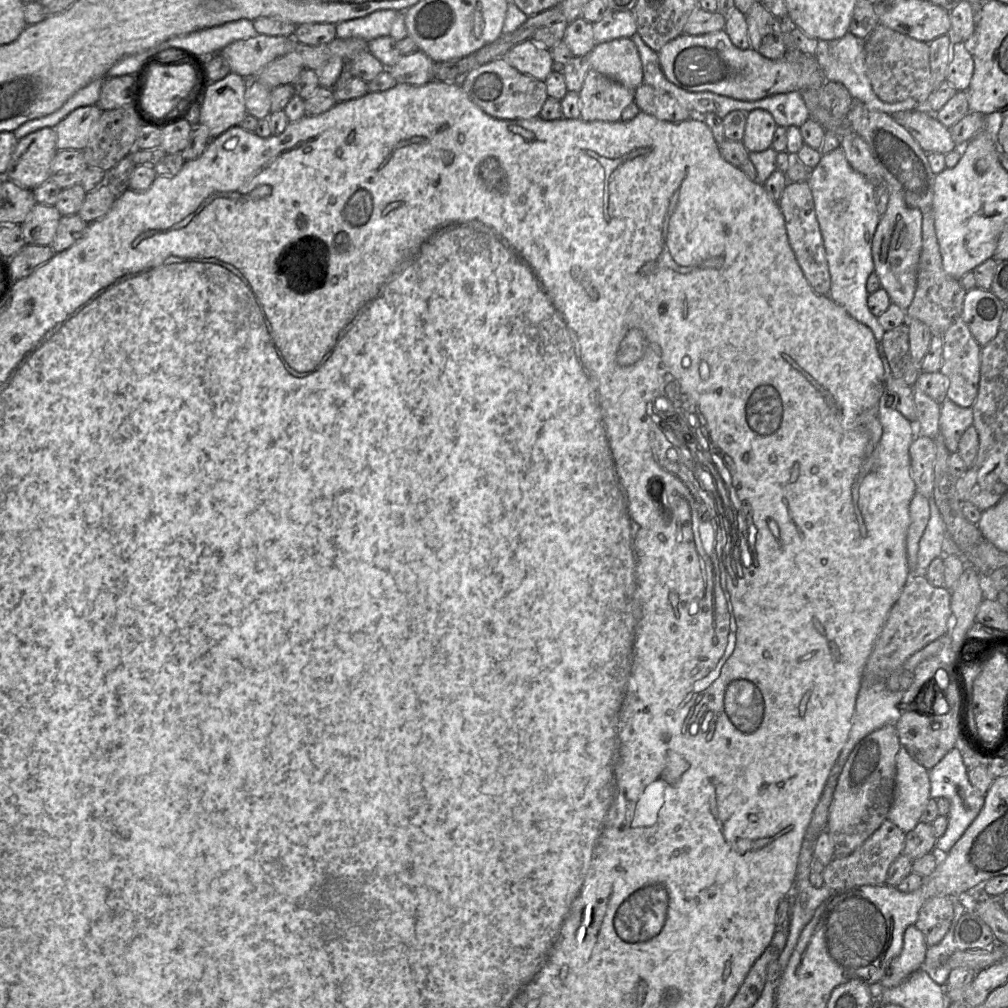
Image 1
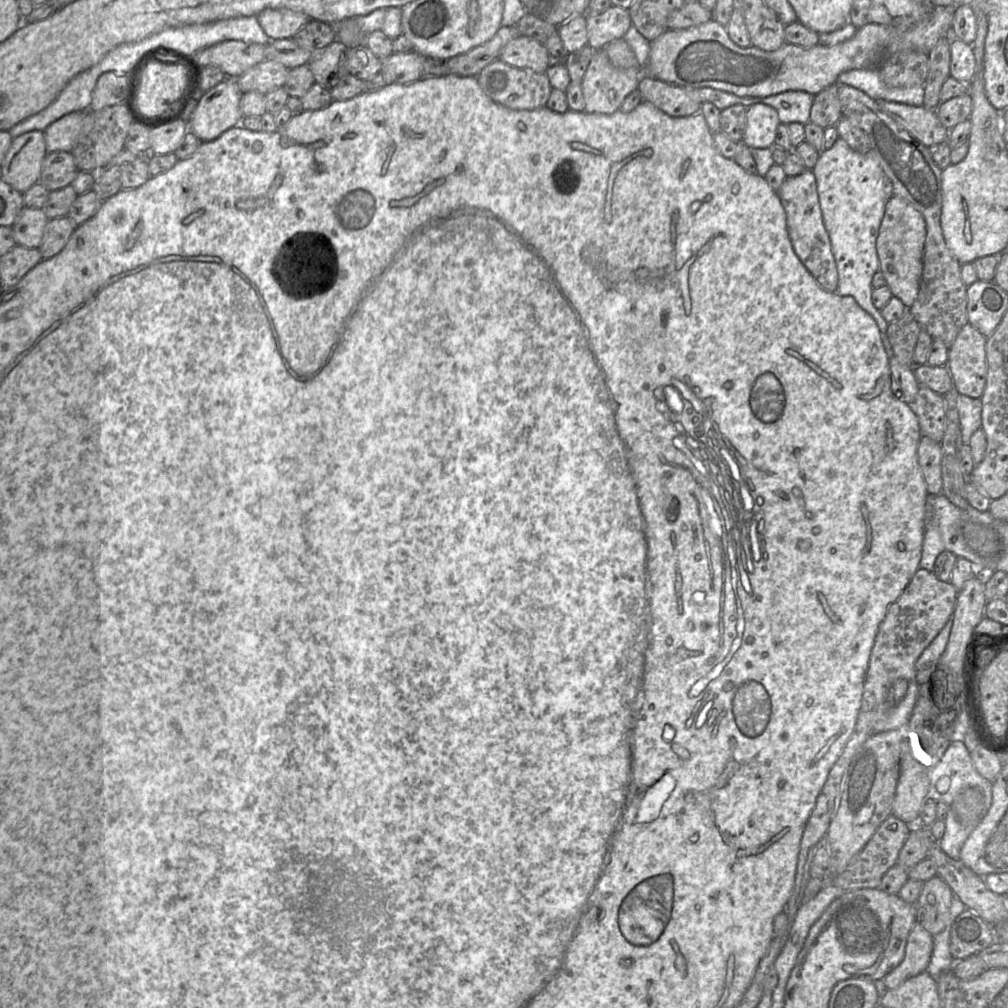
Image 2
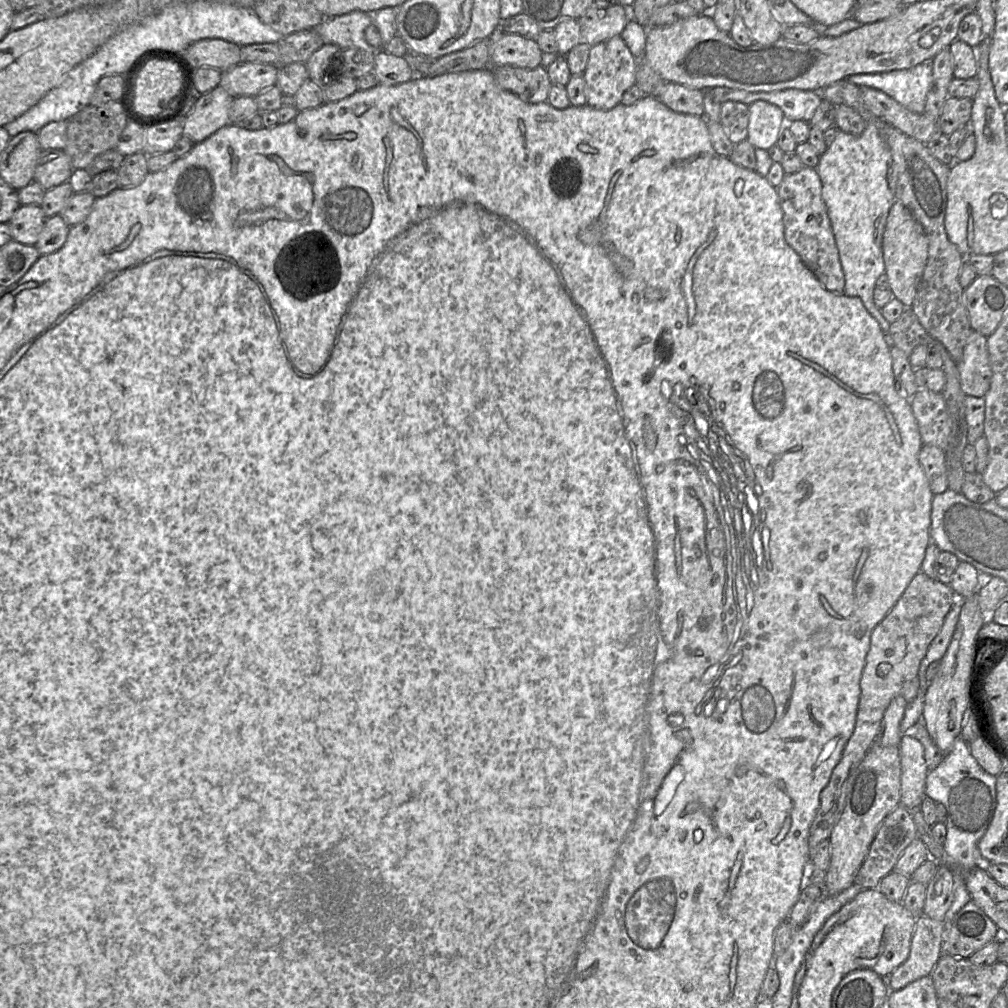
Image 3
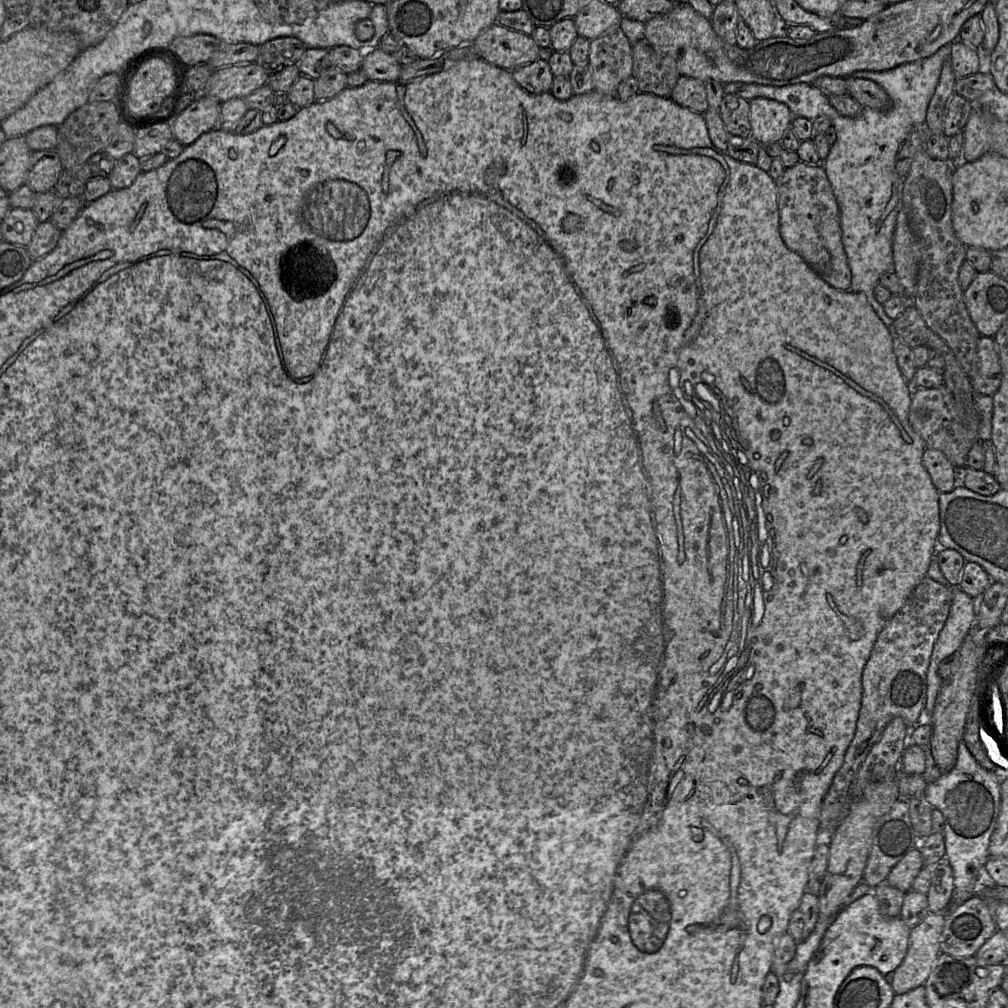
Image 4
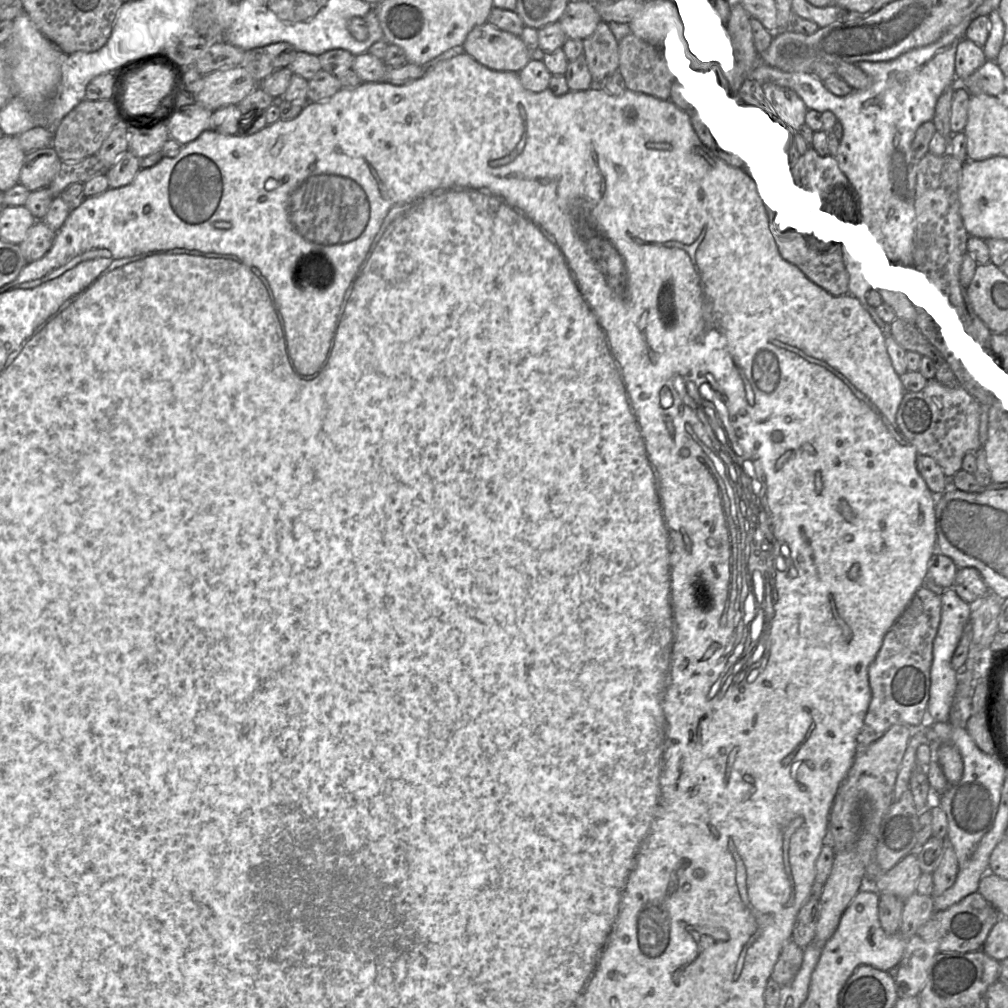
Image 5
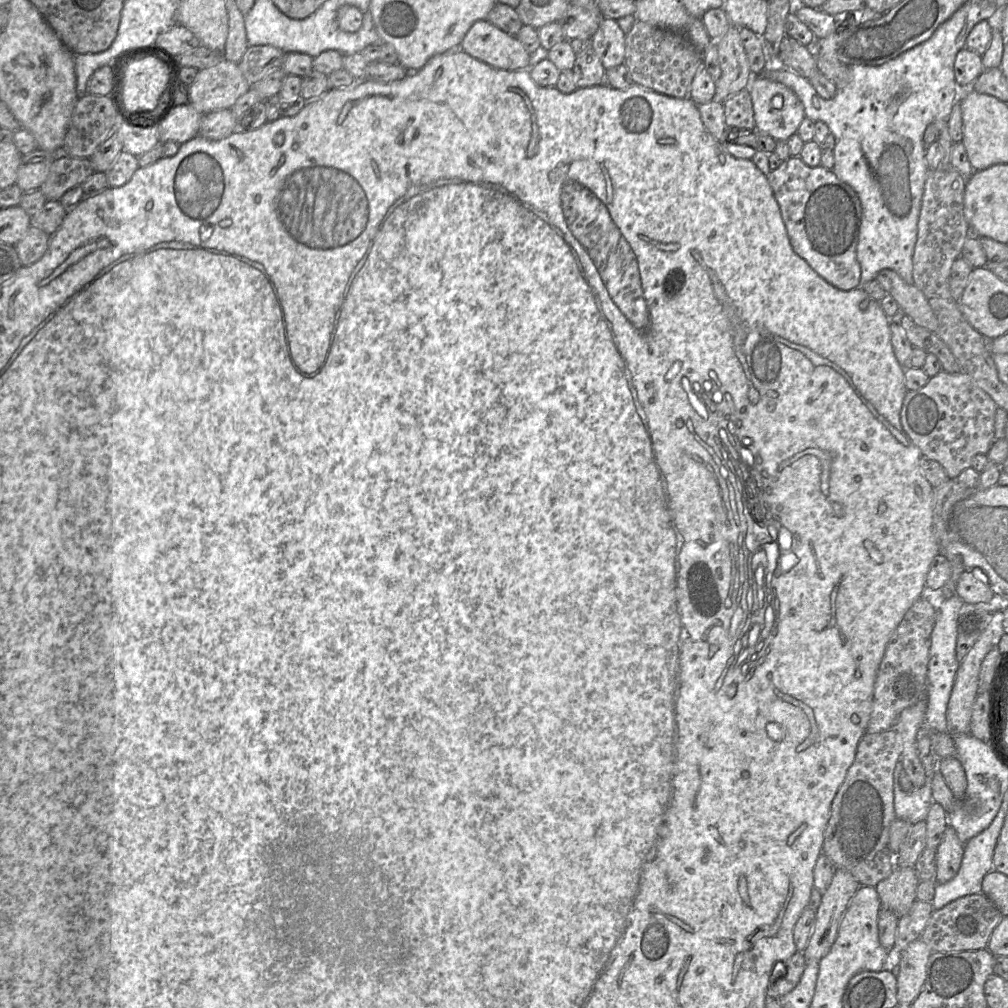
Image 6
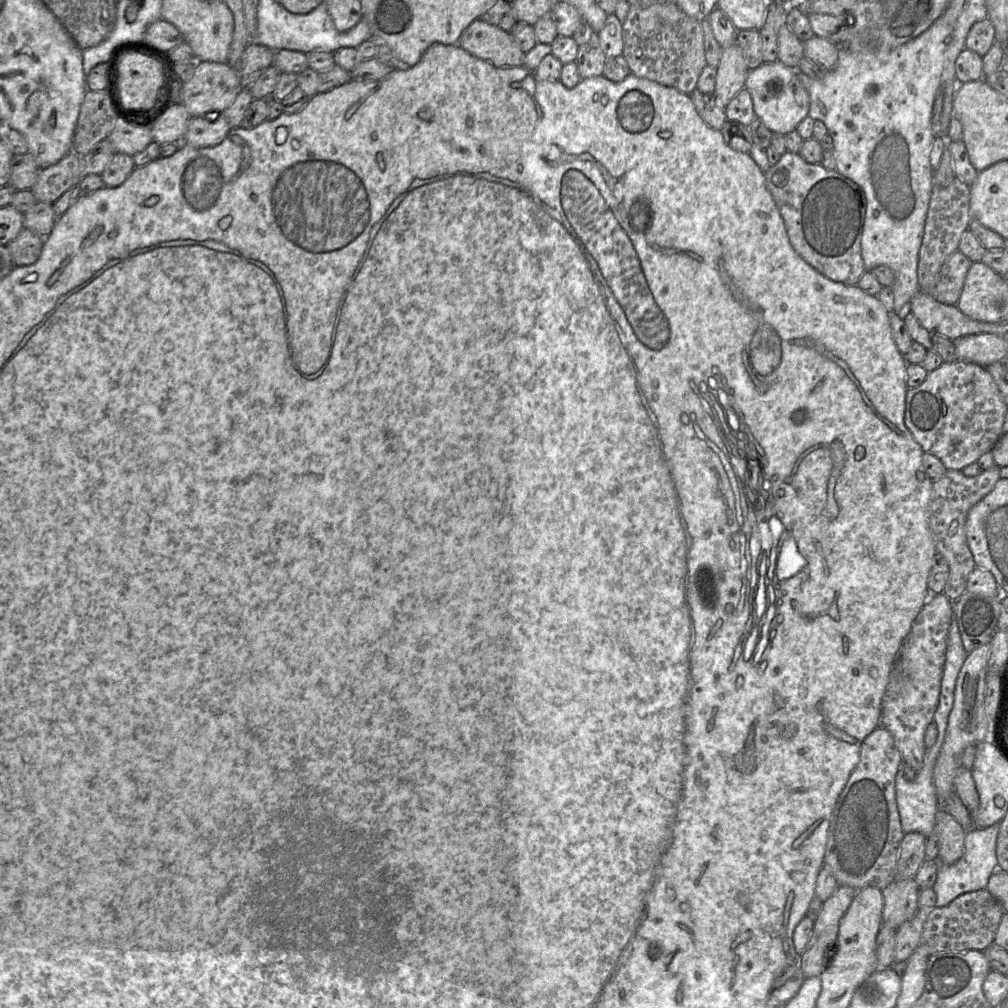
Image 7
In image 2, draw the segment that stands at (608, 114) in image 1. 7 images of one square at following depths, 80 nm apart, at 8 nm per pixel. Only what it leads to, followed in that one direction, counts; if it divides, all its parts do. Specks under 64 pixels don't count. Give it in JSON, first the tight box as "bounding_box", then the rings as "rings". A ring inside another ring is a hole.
{"bounding_box":[581,49,642,114],"rings":[[[604,49],[594,50],[581,83],[584,111],[600,114],[616,112],[626,96],[638,89],[642,75],[641,69],[615,67]]]}

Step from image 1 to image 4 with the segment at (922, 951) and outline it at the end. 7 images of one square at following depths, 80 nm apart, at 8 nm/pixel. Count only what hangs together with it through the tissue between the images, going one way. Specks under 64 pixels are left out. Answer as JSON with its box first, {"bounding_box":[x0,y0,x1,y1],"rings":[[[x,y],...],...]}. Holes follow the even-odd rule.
{"bounding_box":[891,911,945,994],"rings":[[[945,911],[929,912],[911,928],[906,956],[894,971],[891,983],[895,994],[903,994],[925,984],[941,953],[940,935],[945,919]]]}

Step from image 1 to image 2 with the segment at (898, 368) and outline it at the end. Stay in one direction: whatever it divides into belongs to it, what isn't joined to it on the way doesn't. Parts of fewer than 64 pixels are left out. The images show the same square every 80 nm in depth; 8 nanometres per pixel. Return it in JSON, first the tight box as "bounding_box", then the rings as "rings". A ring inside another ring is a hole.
{"bounding_box":[886,309,921,367],"rings":[[[909,309],[900,320],[888,326],[886,334],[893,355],[906,367],[914,367],[914,349],[921,330]]]}

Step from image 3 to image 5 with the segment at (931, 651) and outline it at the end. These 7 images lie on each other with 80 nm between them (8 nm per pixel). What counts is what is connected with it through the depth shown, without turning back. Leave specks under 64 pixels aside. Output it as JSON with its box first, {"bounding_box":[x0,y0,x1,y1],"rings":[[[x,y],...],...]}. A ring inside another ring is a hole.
{"bounding_box":[927,589,972,722],"rings":[[[947,589],[941,596],[941,620],[933,642],[930,670],[930,691],[927,705],[927,720],[947,722],[951,719],[951,708],[958,683],[958,673],[951,666],[951,659],[959,644],[966,625],[969,623],[972,606],[966,603],[953,589]]]}

